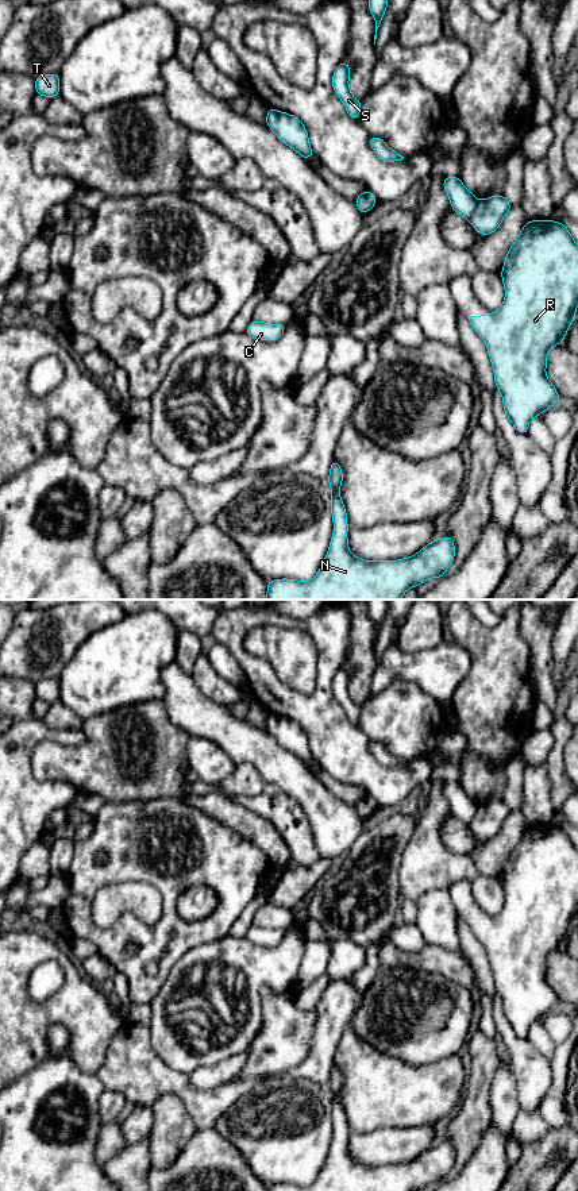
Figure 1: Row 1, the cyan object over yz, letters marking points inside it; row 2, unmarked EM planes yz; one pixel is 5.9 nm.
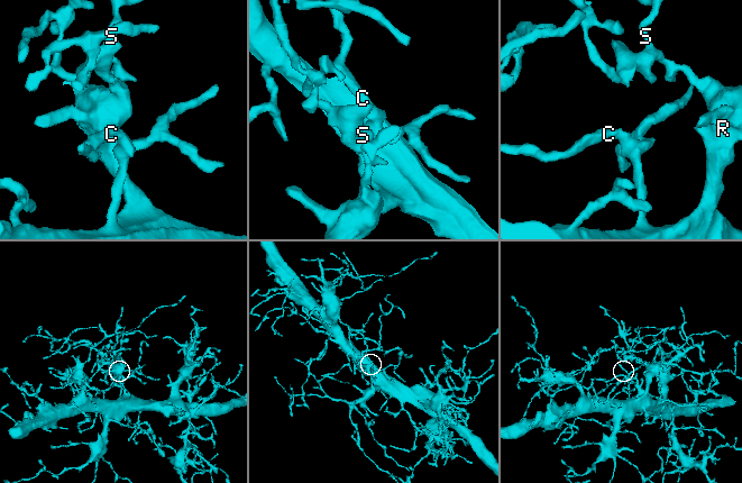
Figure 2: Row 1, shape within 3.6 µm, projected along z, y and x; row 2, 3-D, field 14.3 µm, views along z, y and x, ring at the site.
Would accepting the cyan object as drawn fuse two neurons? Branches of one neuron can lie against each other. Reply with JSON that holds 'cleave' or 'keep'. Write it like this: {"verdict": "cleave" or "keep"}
{"verdict": "cleave"}

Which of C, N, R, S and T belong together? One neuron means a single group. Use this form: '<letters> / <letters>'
C N R T / S

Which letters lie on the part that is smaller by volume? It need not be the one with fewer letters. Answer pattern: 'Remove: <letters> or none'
Remove: S

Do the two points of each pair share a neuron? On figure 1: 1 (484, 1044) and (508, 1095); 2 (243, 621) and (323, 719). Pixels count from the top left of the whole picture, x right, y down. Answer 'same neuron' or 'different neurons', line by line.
1: different neurons
2: same neuron

